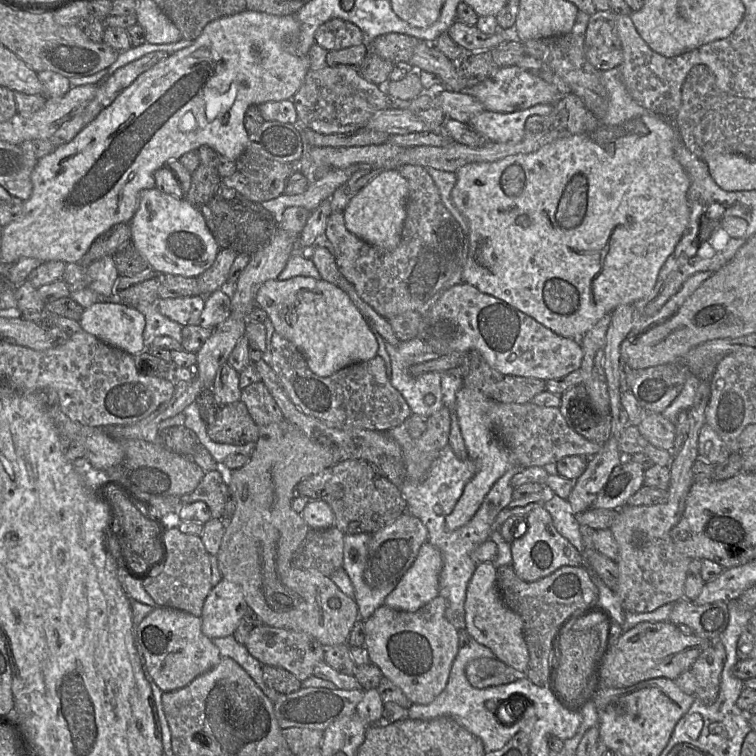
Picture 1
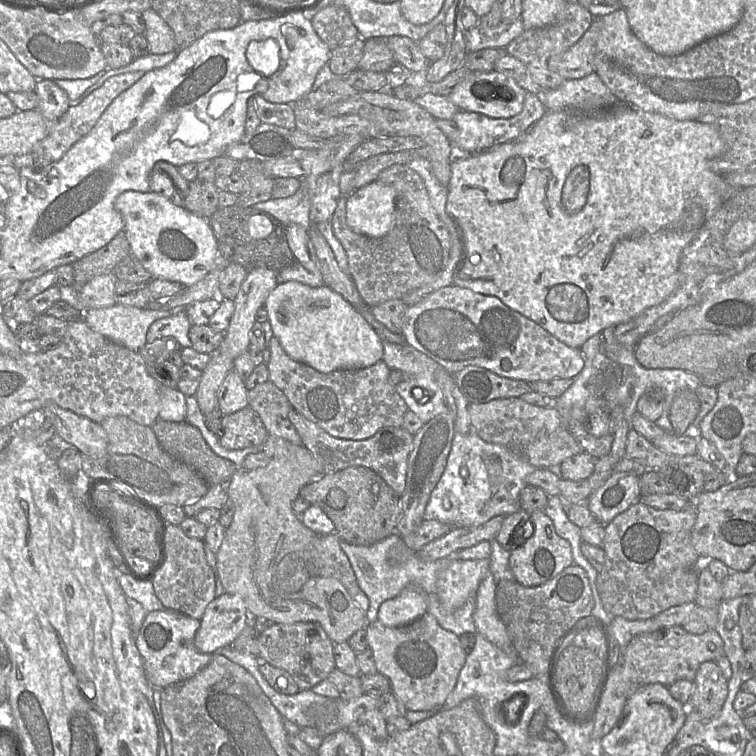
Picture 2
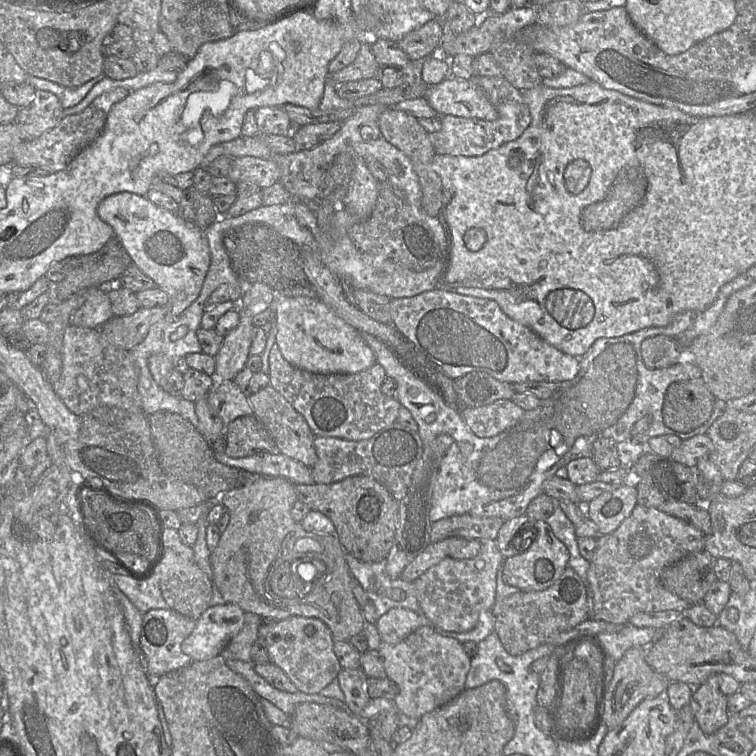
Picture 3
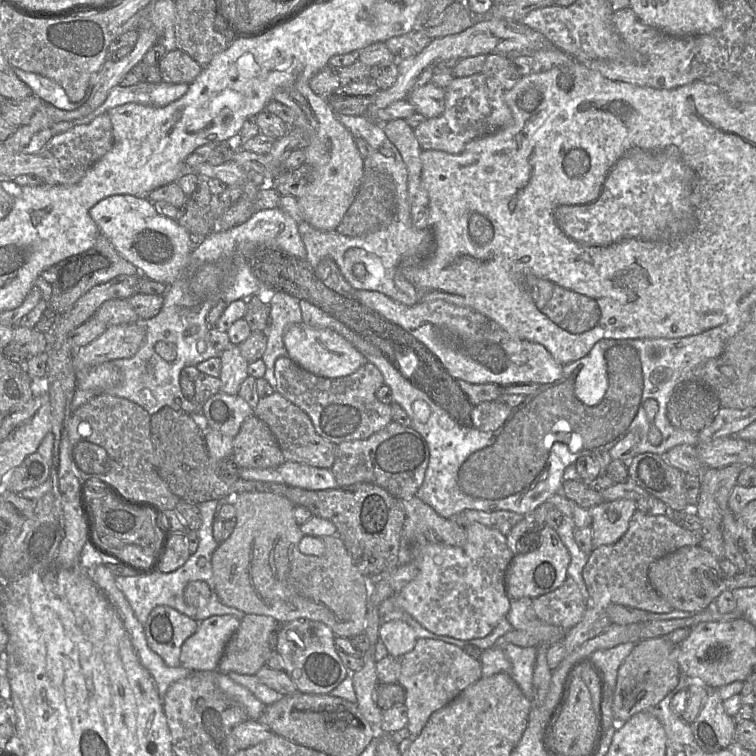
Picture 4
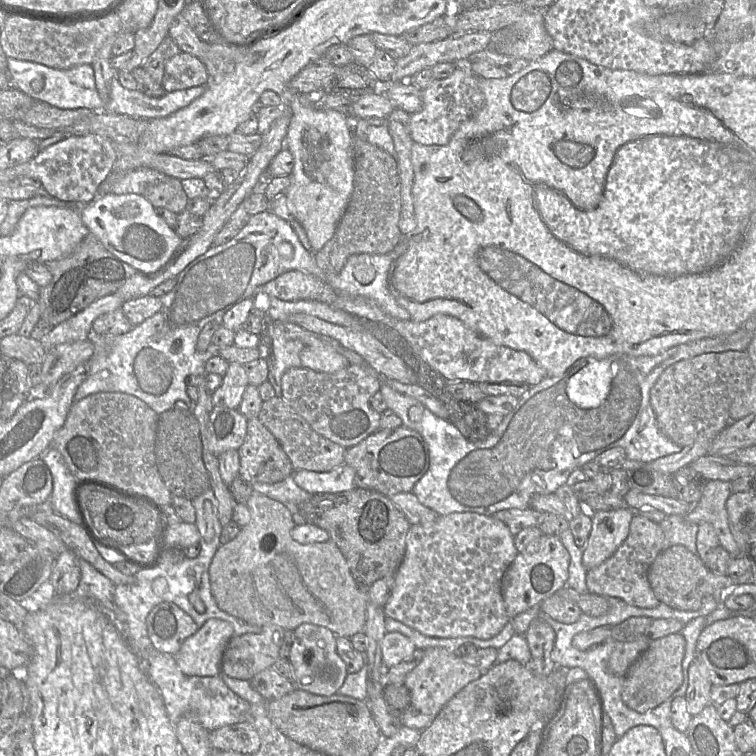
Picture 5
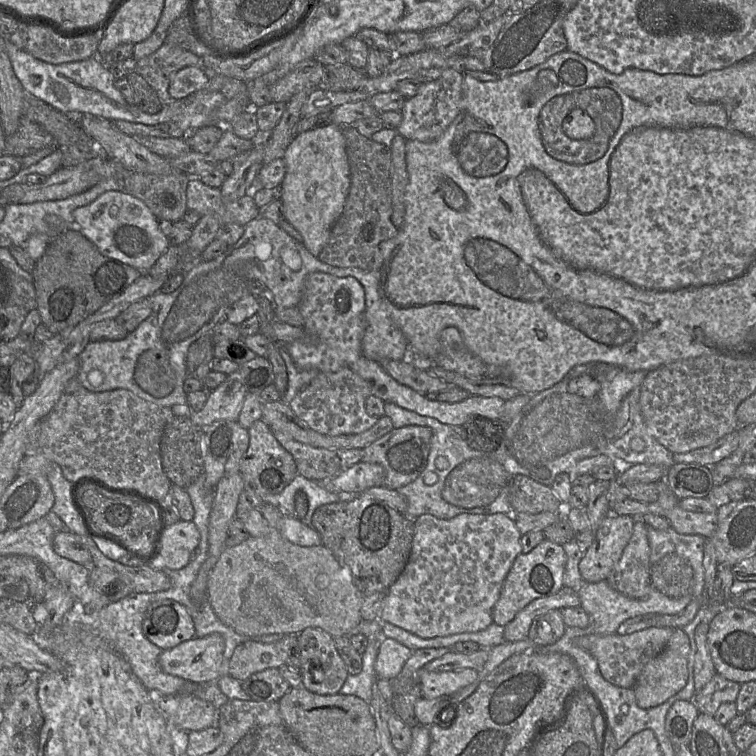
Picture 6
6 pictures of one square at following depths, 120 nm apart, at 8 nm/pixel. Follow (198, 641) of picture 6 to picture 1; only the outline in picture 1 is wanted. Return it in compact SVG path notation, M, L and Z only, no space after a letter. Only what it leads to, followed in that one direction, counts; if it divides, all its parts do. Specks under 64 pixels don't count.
M226 579L212 588L202 611L202 632L210 639L233 636L248 610L241 587Z

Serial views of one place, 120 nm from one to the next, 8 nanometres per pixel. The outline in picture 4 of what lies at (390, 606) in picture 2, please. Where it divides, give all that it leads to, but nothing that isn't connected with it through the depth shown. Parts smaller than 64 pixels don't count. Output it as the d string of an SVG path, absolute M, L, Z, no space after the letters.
M395 619L380 624L379 639L390 656L400 659L414 648L417 637L406 622Z

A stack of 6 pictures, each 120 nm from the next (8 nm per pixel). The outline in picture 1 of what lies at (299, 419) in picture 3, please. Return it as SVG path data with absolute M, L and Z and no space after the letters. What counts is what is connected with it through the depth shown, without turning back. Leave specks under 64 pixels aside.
M262 381L244 388L241 401L258 426L266 426L284 419L281 409Z

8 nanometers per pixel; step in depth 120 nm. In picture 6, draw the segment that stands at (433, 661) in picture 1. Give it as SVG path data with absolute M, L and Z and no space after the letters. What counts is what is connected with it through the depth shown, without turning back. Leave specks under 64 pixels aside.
M423 667L414 675L418 677L422 698L433 699L452 694L472 684L477 679L478 672L472 668L435 672L428 671Z

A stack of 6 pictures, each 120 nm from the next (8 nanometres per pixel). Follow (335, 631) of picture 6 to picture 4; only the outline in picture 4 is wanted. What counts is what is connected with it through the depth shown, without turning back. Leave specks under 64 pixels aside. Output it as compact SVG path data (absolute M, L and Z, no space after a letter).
M244 492L235 495L232 504L236 509L235 528L229 538L219 543L212 555L215 591L224 605L244 614L270 616L279 624L297 619L319 621L330 627L336 637L350 639L364 633L370 594L367 578L358 571L337 535L321 537L325 546L323 555L305 555L298 548L305 535L296 523L293 513L295 505L289 499L267 492Z

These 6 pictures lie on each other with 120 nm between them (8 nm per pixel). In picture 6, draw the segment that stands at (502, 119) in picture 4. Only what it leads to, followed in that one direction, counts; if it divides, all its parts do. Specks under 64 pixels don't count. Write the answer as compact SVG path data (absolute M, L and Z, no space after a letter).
M447 67L438 79L422 83L417 93L405 100L401 110L402 121L396 132L406 140L421 142L431 142L440 137L462 107L462 81L463 74L460 71Z

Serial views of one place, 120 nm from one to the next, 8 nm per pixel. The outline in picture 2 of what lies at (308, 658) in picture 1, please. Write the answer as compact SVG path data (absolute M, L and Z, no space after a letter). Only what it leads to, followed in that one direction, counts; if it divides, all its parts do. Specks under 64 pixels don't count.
M318 623L271 624L259 635L258 642L260 661L287 671L300 690L312 689L335 668L334 643Z

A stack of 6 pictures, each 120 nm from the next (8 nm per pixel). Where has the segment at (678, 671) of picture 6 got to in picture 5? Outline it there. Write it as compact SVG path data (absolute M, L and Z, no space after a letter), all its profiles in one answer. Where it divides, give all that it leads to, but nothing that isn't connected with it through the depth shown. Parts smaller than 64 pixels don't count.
M681 632L653 640L624 676L621 693L624 704L638 713L645 713L667 700L683 683L685 648L686 640Z

